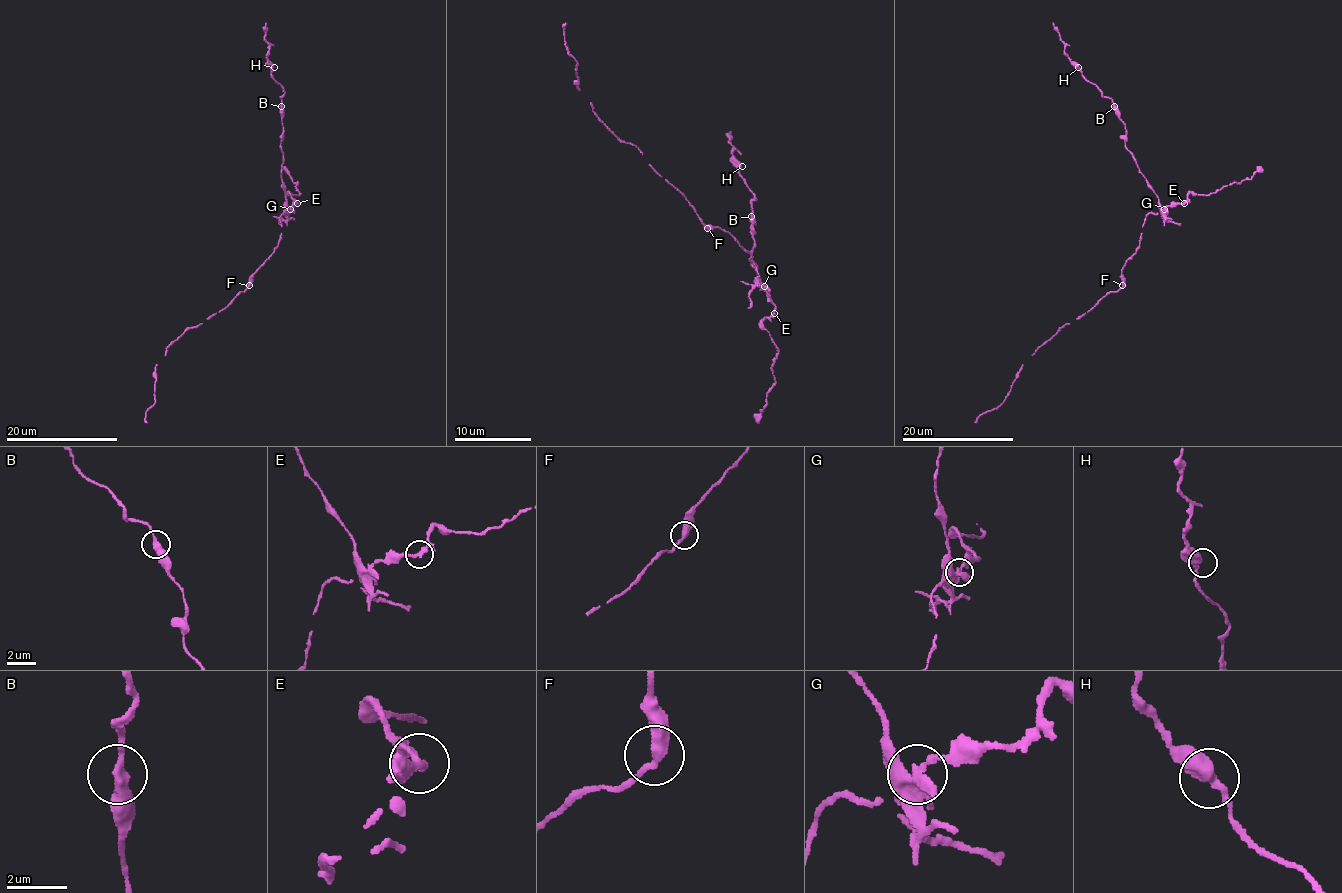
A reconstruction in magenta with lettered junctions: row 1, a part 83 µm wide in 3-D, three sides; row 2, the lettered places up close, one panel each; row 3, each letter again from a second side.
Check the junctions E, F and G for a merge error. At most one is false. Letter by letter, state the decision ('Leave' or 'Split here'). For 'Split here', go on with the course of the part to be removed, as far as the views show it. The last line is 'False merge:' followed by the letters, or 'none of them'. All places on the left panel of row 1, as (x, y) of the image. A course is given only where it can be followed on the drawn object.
E: Leave
F: Leave
G: Split here. Course of the part to remove: (291, 209), (281, 177), (281, 96), (284, 88), (273, 77), (268, 42), (264, 38), (266, 23)
False merge: G

